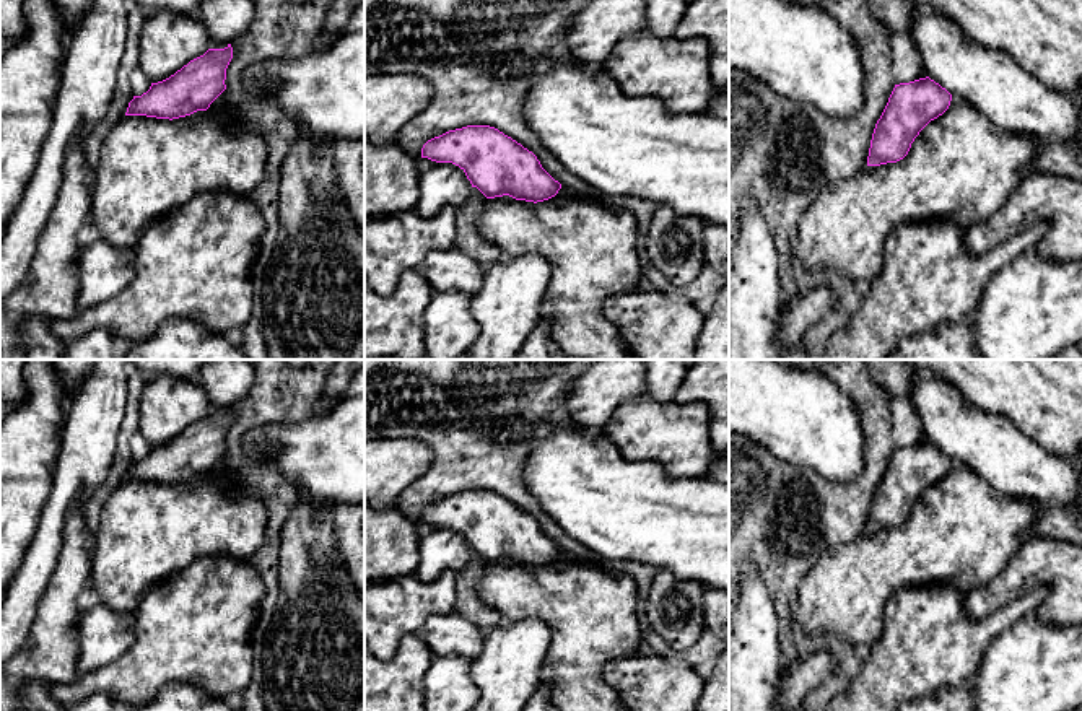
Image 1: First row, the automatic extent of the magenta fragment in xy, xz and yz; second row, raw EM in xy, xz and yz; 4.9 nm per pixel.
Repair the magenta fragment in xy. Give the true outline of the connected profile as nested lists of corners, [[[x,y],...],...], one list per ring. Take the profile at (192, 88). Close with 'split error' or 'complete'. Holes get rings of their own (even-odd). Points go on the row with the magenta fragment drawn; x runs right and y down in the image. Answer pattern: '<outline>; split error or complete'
[[[231,44],[208,49],[169,78],[151,83],[146,93],[133,96],[125,117],[104,138],[93,172],[88,216],[98,226],[101,239],[112,247],[133,249],[156,218],[200,194],[228,190],[247,197],[264,179],[265,140],[257,132],[236,129],[207,111],[226,89],[231,59]]]; split error

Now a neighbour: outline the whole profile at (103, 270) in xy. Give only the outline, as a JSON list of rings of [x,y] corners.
[[[212,190],[156,218],[133,249],[116,249],[98,239],[76,257],[78,312],[52,322],[50,330],[70,343],[94,329],[107,329],[127,350],[168,319],[194,319],[215,334],[244,329],[254,304],[251,267],[264,233],[260,210],[247,197]]]

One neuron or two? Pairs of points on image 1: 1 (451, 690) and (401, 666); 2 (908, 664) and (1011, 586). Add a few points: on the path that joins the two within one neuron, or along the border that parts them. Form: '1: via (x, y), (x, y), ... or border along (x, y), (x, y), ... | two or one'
1: via (438, 690), (430, 690), (414, 679) | one
2: via (936, 636), (959, 625), (978, 625), (986, 614) | one

